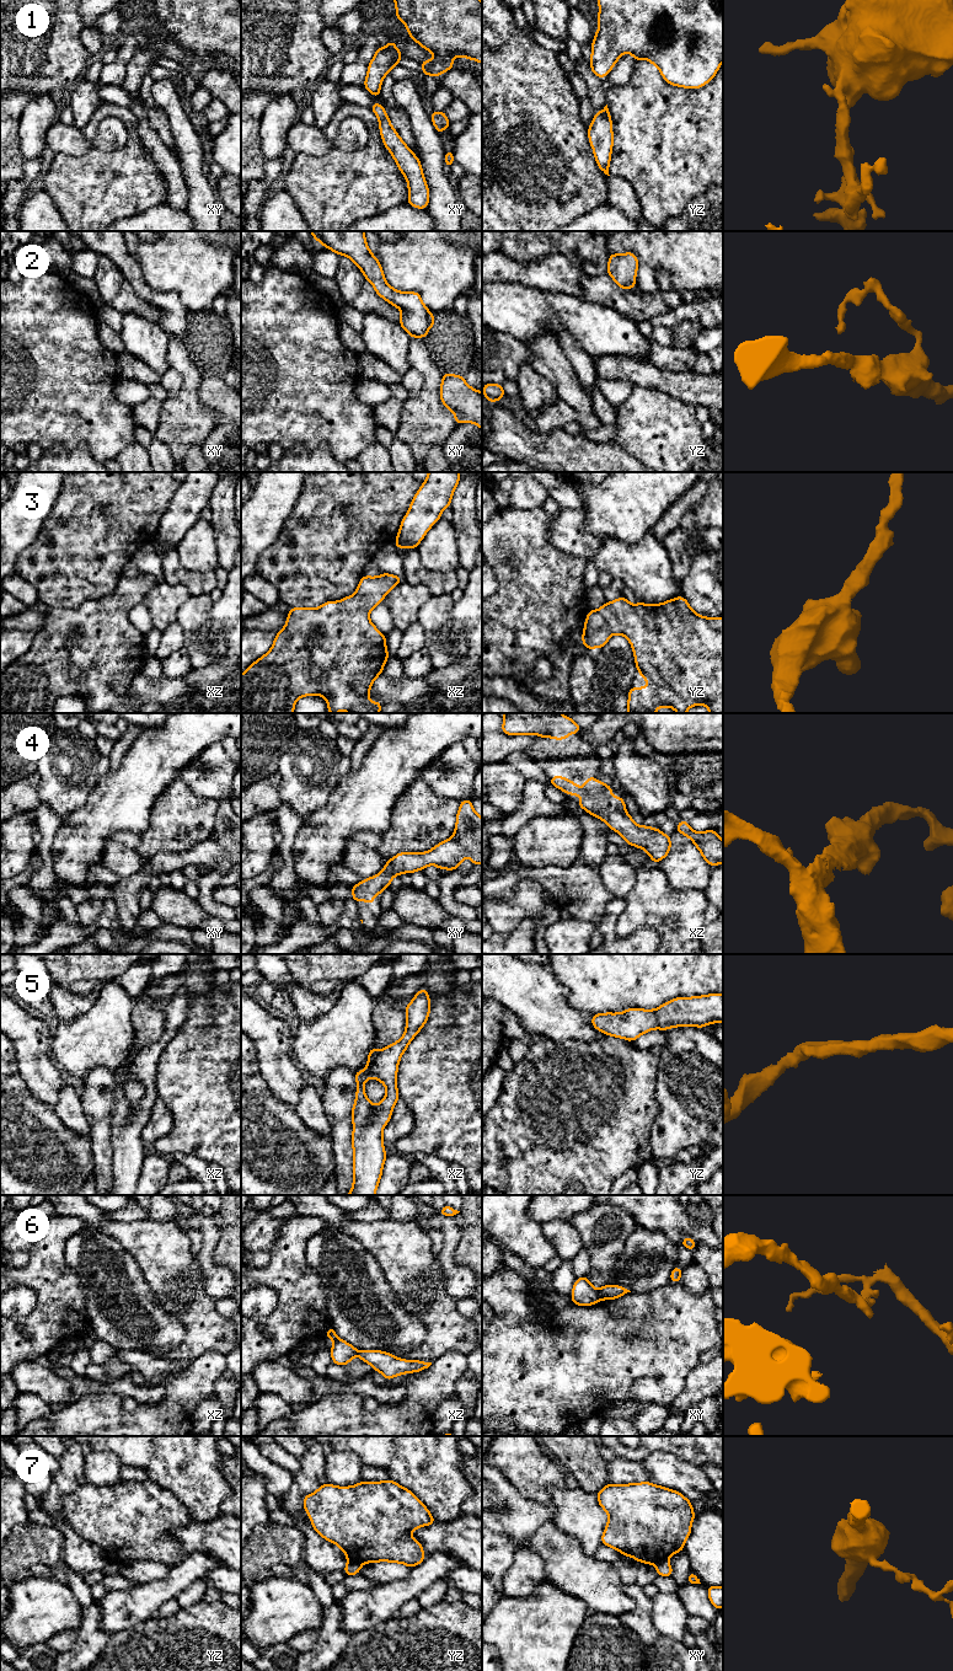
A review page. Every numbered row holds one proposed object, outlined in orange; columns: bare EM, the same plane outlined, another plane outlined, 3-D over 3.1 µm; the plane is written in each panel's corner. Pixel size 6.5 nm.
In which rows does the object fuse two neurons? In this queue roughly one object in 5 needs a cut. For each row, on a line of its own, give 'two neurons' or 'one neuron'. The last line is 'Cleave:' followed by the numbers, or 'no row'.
1: one neuron
2: one neuron
3: one neuron
4: one neuron
5: one neuron
6: two neurons
7: two neurons
Cleave: 6, 7

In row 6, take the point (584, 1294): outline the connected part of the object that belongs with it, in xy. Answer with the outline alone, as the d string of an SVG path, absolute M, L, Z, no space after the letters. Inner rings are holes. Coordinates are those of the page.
M587 1276L575 1280L571 1296L572 1303L579 1306L590 1306L601 1301L599 1290L589 1282Z

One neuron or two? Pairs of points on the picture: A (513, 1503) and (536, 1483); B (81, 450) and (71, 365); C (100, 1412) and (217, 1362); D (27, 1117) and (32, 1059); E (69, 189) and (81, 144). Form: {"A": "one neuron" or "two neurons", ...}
{"A": "two neurons", "B": "two neurons", "C": "one neuron", "D": "two neurons", "E": "two neurons"}

